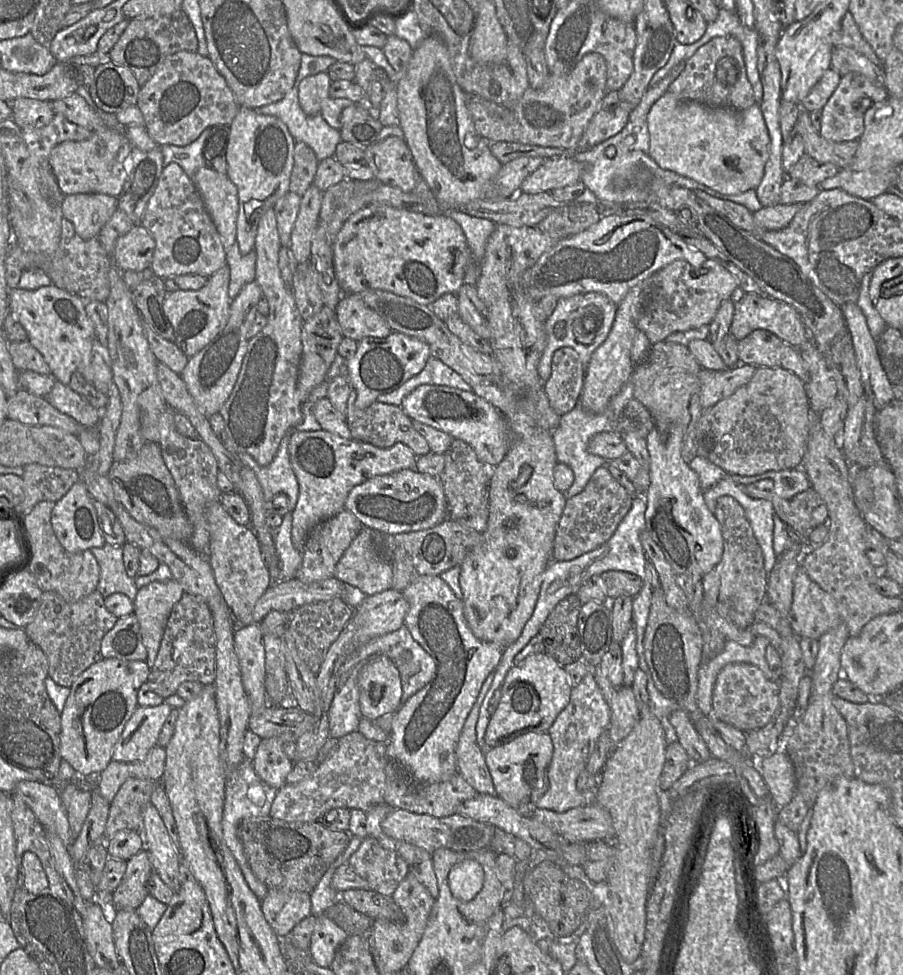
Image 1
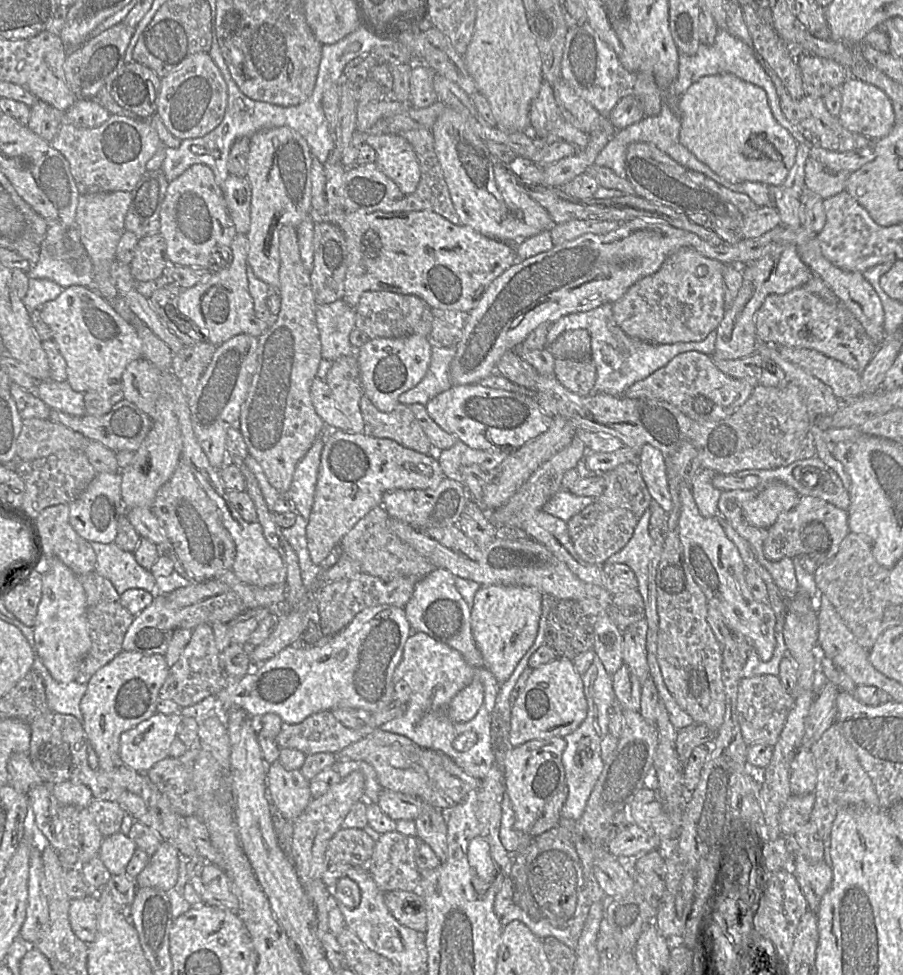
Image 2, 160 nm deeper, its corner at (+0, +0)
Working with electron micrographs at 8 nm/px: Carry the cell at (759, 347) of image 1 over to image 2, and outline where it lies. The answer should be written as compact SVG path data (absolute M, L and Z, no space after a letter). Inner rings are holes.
M778 346L778 350L782 358L828 385L839 400L862 394L860 373L842 362L810 348Z

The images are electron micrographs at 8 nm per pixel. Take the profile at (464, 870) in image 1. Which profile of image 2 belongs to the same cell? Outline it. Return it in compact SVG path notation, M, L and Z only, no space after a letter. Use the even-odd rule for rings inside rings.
M480 839L472 840L469 845L468 856L473 886L477 892L483 893L495 880L495 868L489 855L487 843L480 842Z

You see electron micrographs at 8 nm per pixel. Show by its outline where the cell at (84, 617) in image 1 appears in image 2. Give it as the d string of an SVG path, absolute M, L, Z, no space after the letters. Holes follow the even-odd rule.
M96 571L79 577L86 594L86 618L91 647L79 664L76 683L87 684L90 678L122 651L124 636L134 617L120 603L120 595L112 582Z

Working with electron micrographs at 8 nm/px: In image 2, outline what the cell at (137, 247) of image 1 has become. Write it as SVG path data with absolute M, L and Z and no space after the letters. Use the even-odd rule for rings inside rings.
M159 233L138 240L129 266L135 282L157 279L164 275L169 266L166 243Z

